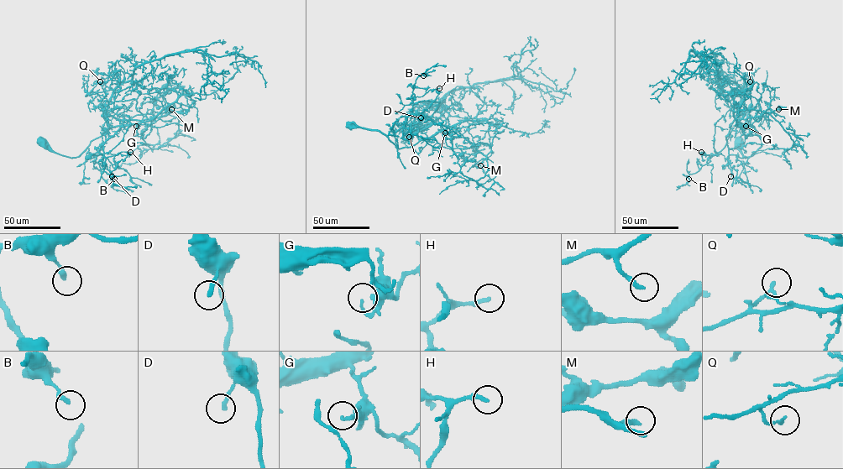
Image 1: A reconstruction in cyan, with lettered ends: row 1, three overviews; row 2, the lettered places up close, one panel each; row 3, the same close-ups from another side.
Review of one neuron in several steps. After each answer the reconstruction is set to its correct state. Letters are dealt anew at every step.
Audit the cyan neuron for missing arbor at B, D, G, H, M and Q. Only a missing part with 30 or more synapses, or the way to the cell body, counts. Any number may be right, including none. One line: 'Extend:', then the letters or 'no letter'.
Extend: H

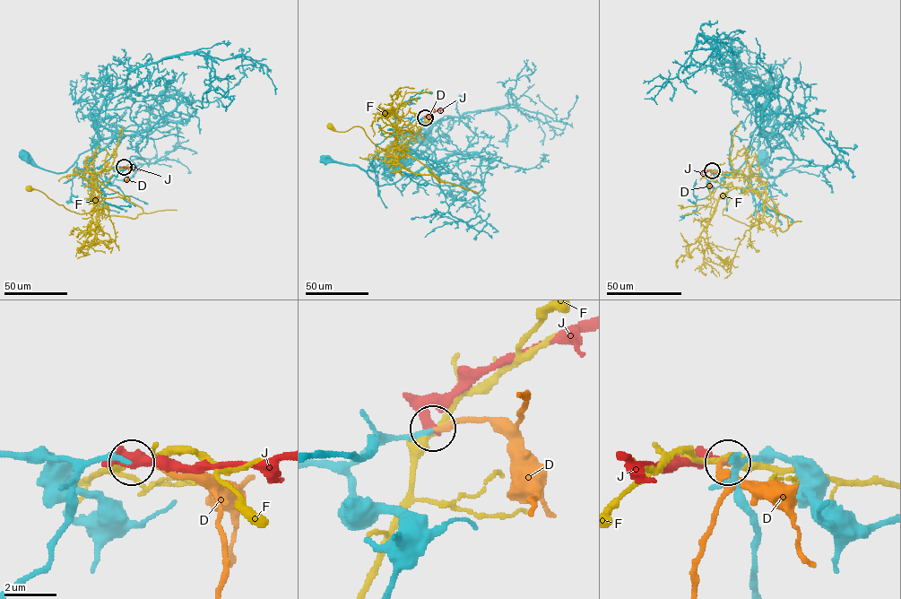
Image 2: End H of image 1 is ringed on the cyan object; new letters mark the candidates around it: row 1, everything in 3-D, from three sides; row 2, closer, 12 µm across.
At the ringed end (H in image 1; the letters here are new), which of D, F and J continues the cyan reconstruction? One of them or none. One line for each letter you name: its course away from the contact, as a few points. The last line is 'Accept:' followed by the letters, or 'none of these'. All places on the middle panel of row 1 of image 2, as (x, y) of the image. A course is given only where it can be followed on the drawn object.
Accept: D

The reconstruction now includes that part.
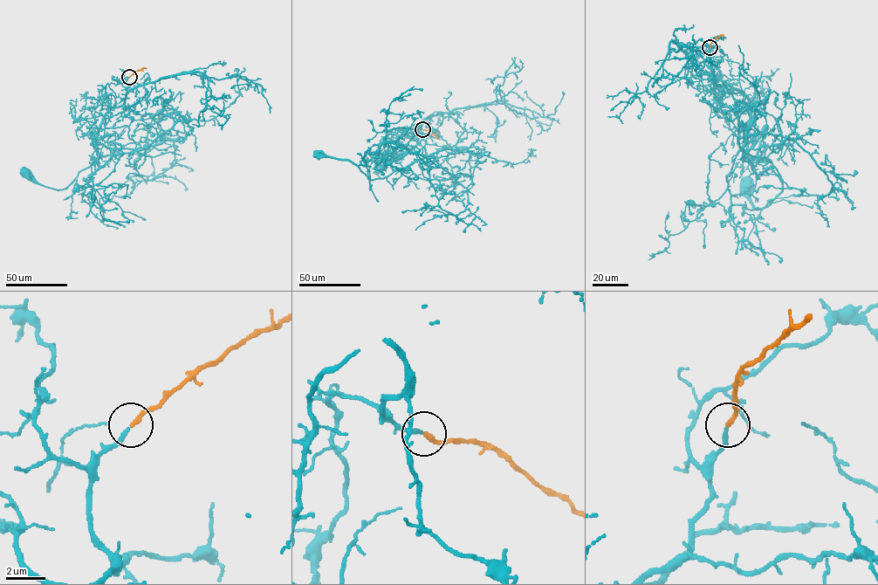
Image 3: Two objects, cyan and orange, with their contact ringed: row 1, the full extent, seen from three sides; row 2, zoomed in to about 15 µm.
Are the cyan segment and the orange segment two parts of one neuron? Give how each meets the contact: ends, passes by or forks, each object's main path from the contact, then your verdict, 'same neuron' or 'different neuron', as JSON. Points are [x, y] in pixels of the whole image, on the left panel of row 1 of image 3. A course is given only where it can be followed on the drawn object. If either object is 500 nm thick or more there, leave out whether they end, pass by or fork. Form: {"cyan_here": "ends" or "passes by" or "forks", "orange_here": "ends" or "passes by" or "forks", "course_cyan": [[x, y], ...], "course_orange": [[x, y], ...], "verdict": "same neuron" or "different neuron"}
{"cyan_here": "ends", "orange_here": "ends", "course_cyan": [[129, 77], [124, 102], [105, 116], [94, 141], [99, 157], [81, 169], [62, 189], [37, 184], [24, 173]], "course_orange": [[129, 77], [146, 69]], "verdict": "same neuron"}

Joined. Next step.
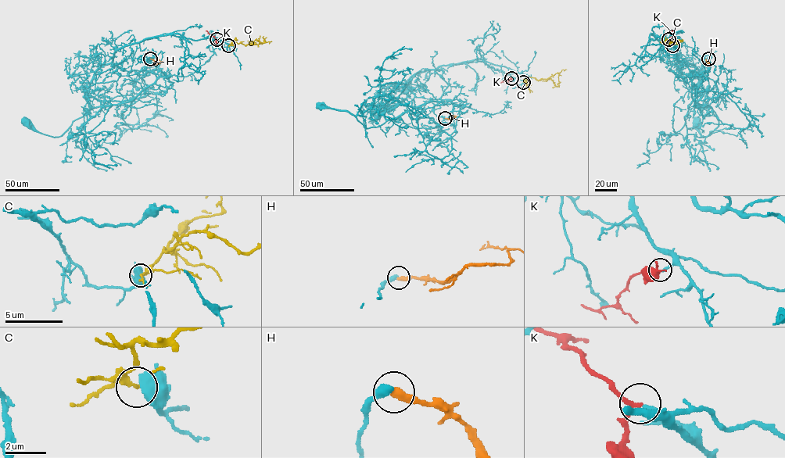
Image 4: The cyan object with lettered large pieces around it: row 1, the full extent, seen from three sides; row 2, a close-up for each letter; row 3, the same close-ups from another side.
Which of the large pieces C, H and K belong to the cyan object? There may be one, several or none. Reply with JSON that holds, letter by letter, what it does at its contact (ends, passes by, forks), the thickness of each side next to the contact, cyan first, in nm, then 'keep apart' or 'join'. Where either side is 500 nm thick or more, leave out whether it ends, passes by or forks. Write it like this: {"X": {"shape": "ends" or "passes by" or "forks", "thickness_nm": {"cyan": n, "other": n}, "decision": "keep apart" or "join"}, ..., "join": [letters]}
{"C": {"thickness_nm": {"cyan": 700, "other": 200}, "decision": "keep apart"}, "H": {"shape": "ends", "thickness_nm": {"cyan": 440, "other": 380}, "decision": "keep apart"}, "K": {"shape": "passes by", "thickness_nm": {"cyan": 240, "other": 170}, "decision": "join"}, "join": ["K"]}

